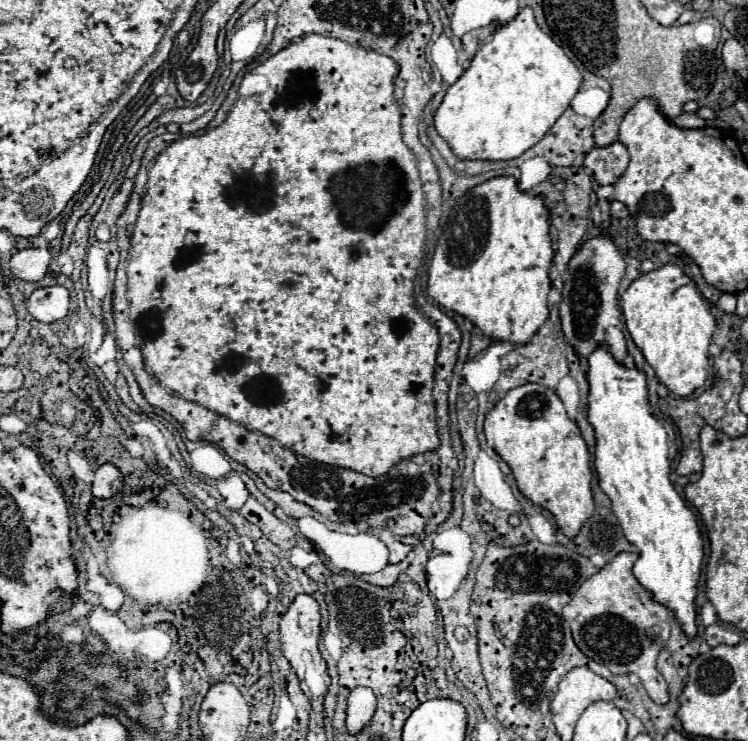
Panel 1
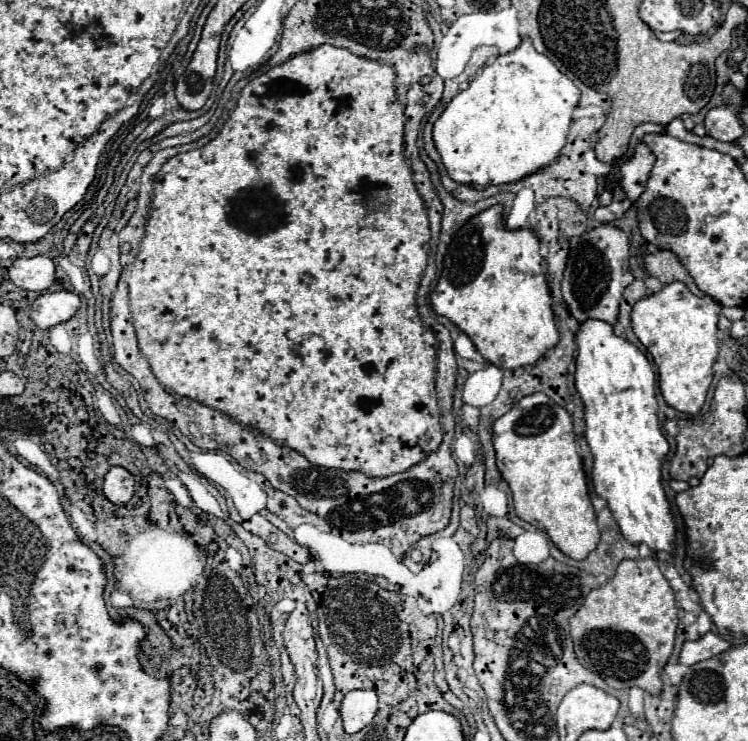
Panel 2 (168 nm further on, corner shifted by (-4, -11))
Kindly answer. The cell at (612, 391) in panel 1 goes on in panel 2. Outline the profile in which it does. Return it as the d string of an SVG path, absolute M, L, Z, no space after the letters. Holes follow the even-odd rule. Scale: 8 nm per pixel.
M589 319L579 327L577 349L579 355L577 355L575 387L585 403L585 425L587 425L585 439L595 459L595 467L593 467L595 493L607 501L621 533L629 543L633 545L645 543L655 555L661 551L673 555L677 549L675 543L677 523L661 485L661 467L663 467L663 459L669 455L669 441L661 433L659 419L657 419L653 367L635 345L617 337L609 323L597 319Z

